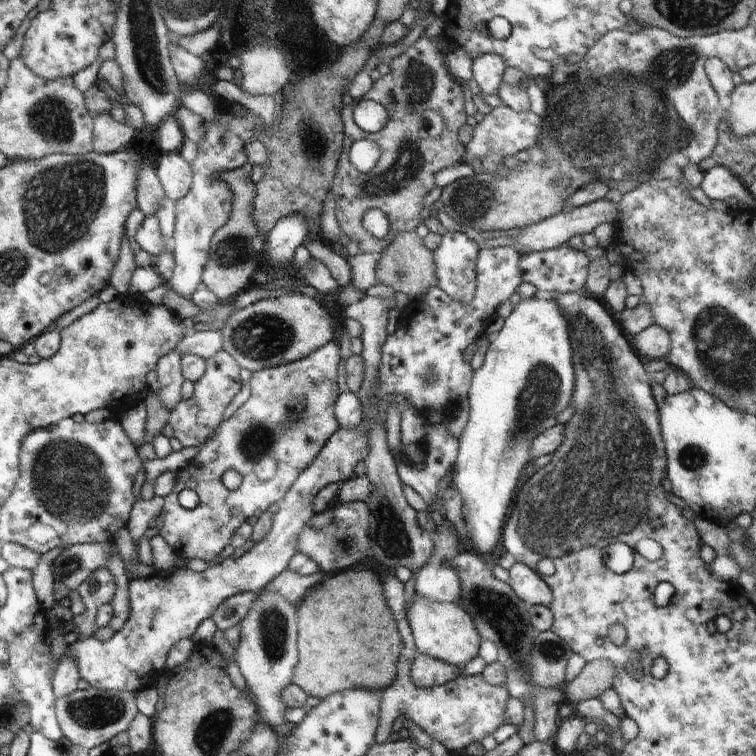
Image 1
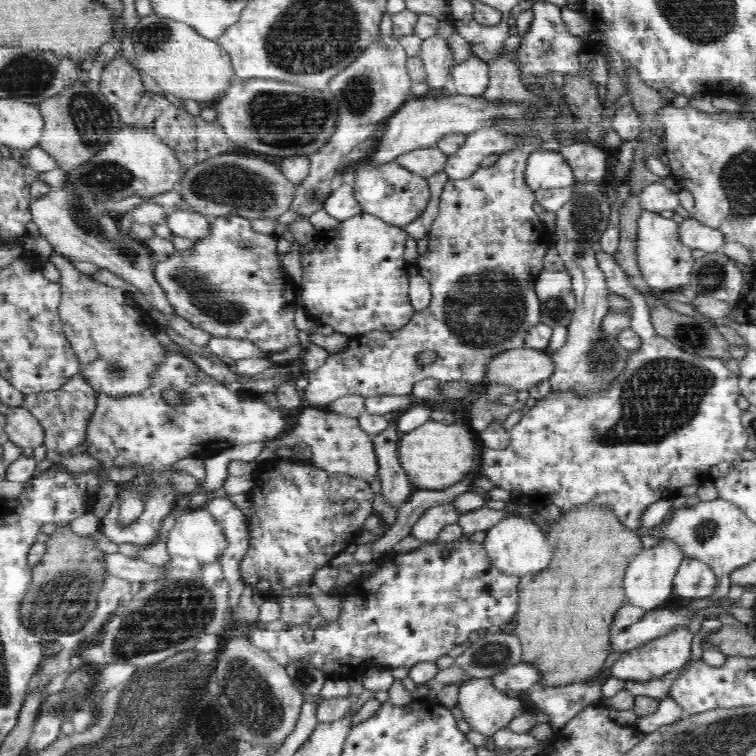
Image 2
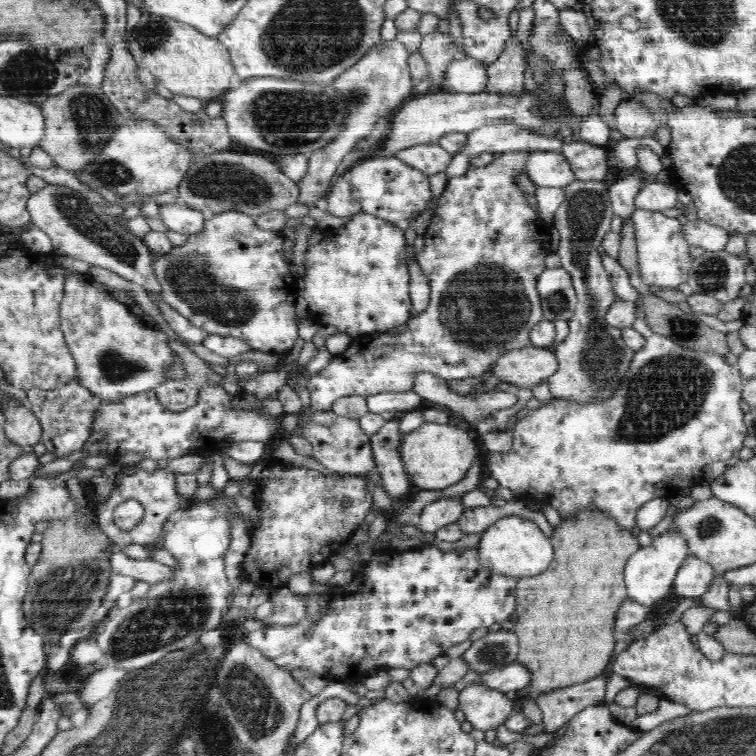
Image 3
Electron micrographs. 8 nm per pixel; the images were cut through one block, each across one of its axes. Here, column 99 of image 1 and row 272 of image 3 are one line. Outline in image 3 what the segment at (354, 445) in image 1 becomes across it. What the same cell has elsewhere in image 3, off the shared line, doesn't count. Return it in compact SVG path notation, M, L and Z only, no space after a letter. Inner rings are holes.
M635 209L631 221L643 281L647 285L657 285L669 289L677 288L682 282L687 282L694 258L690 256L689 244L684 239L683 225L676 218L646 209Z

